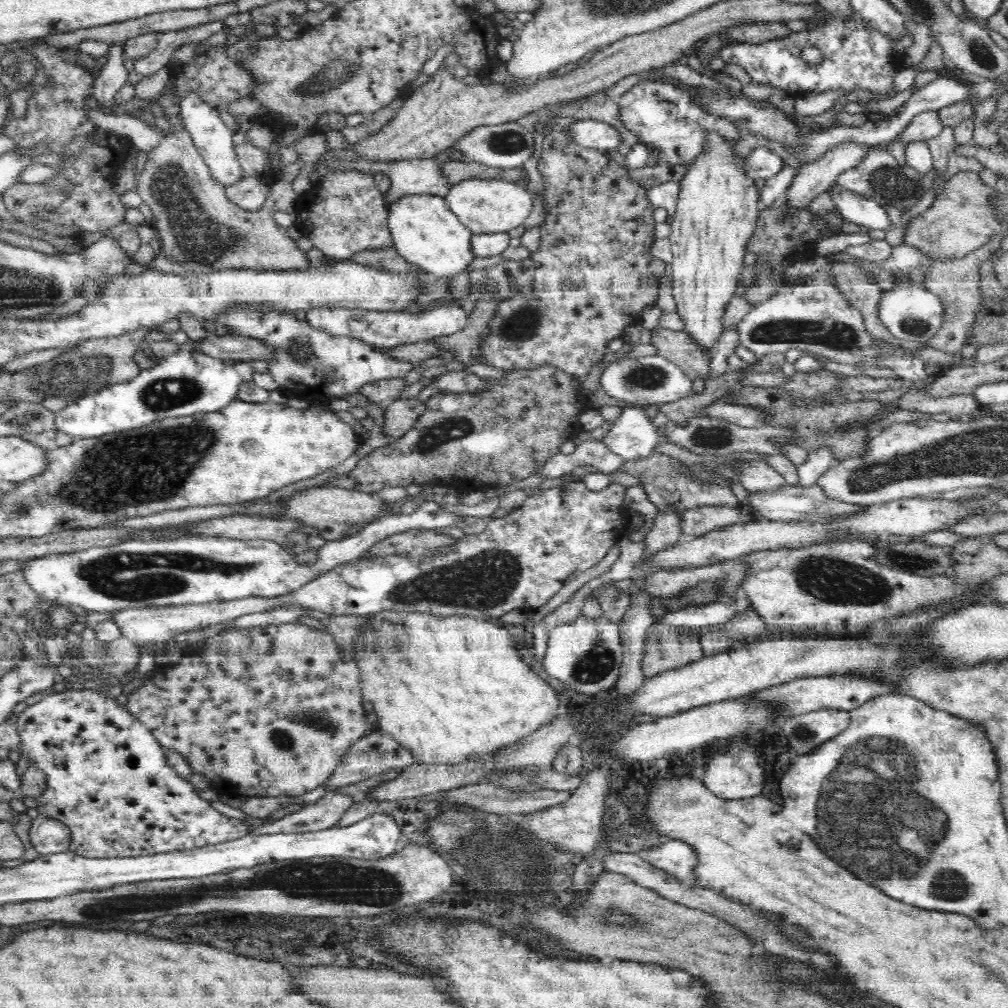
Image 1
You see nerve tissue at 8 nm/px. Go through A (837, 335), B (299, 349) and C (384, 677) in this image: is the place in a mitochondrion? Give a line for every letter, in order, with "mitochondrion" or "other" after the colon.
A: mitochondrion
B: mitochondrion
C: other

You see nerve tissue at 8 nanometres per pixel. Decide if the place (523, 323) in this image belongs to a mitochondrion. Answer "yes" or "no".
yes

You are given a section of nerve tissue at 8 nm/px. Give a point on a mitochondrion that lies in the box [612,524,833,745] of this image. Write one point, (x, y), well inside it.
(703, 593)

